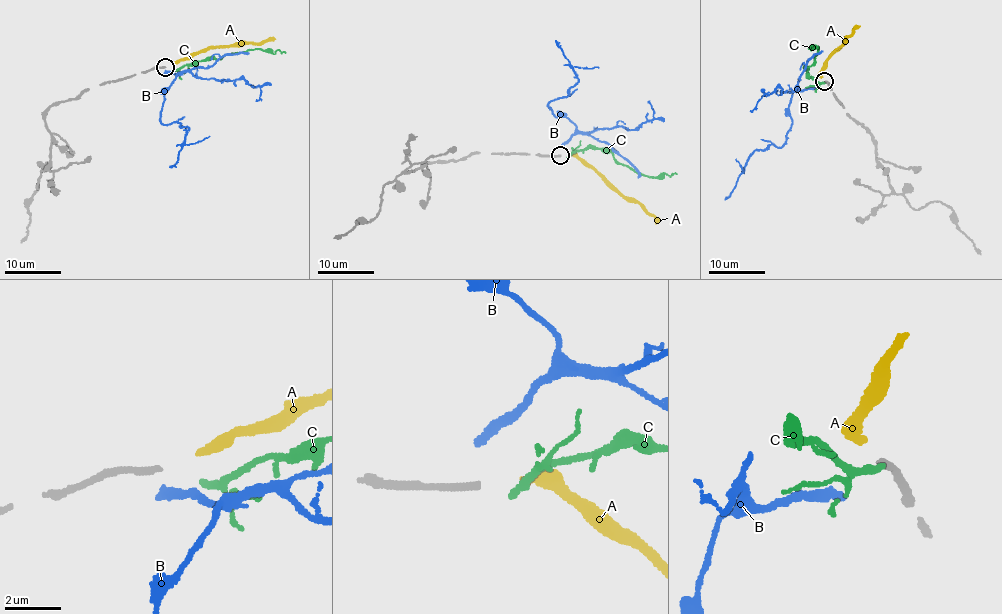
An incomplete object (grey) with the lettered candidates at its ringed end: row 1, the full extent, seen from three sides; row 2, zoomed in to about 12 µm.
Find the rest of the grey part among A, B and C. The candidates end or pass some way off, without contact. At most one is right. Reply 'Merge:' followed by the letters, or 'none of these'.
Merge: A

